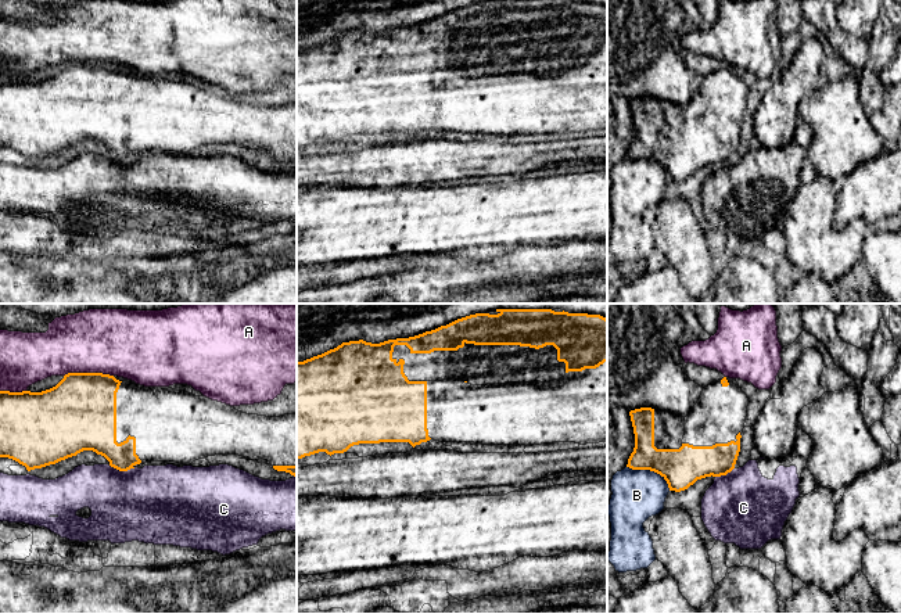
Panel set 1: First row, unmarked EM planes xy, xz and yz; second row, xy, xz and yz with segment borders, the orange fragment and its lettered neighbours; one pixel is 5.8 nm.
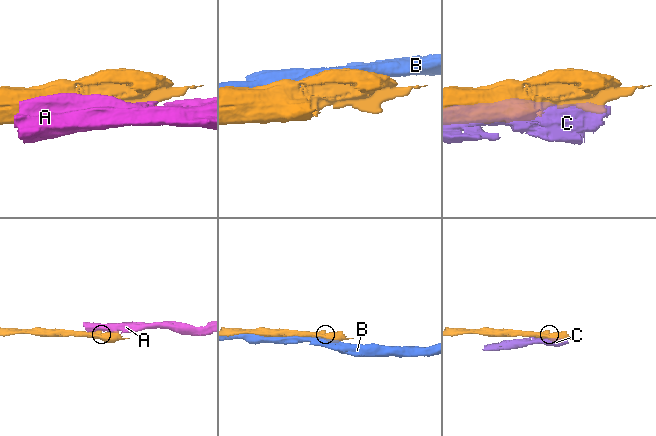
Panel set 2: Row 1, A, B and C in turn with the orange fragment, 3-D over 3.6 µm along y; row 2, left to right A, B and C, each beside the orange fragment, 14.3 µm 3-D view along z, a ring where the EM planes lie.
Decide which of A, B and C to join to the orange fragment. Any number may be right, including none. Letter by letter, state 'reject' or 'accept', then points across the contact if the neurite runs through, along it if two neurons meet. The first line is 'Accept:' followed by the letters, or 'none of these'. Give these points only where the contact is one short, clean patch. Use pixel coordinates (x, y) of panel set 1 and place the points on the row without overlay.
Accept: none of these
A: reject
B: reject
C: reject

